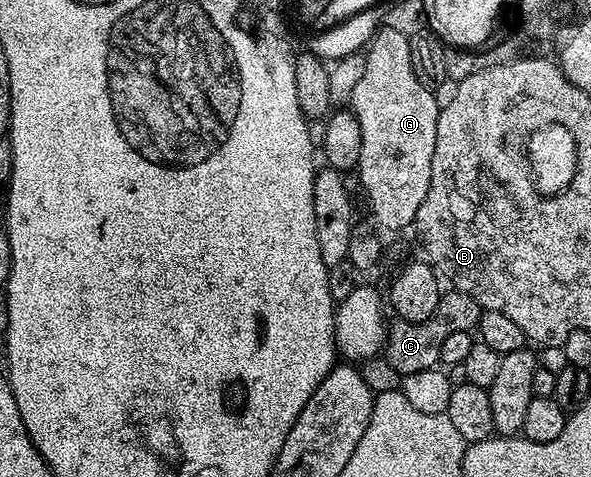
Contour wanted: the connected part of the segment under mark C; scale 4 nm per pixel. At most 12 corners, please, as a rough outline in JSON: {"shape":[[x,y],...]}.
{"shape":[[451,288],[434,316],[389,322],[384,360],[400,375],[435,368],[452,331],[477,330],[482,306]]}

